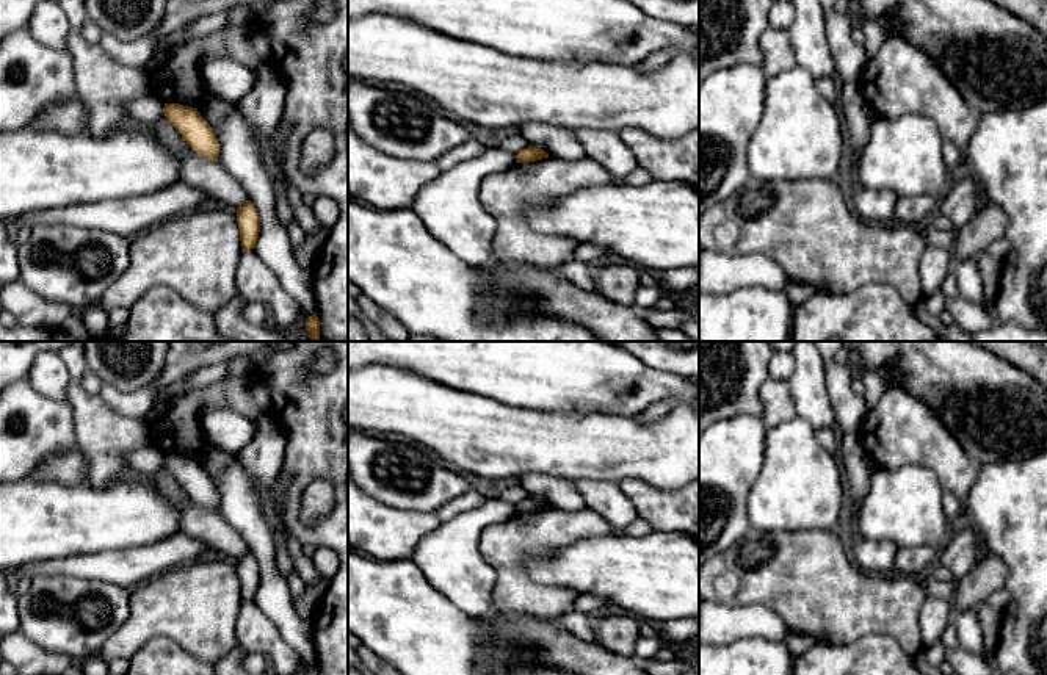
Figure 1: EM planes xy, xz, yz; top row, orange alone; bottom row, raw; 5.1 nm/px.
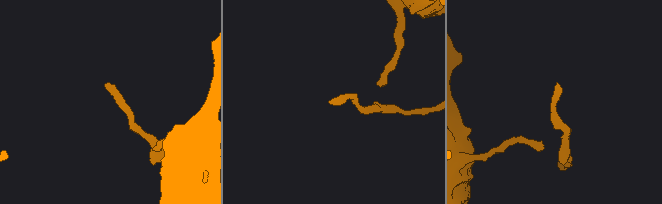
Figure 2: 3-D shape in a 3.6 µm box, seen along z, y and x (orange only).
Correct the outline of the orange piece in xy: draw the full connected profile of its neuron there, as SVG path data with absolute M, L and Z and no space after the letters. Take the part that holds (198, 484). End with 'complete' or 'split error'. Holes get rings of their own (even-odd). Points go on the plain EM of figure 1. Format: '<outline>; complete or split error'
M165 454L163 464L196 504L218 512L221 498L216 485L196 459L180 454Z; complete

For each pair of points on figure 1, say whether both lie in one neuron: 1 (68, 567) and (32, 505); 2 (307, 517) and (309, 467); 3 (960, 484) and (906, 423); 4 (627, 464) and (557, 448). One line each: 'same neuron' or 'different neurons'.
1: different neurons
2: different neurons
3: same neuron
4: same neuron

